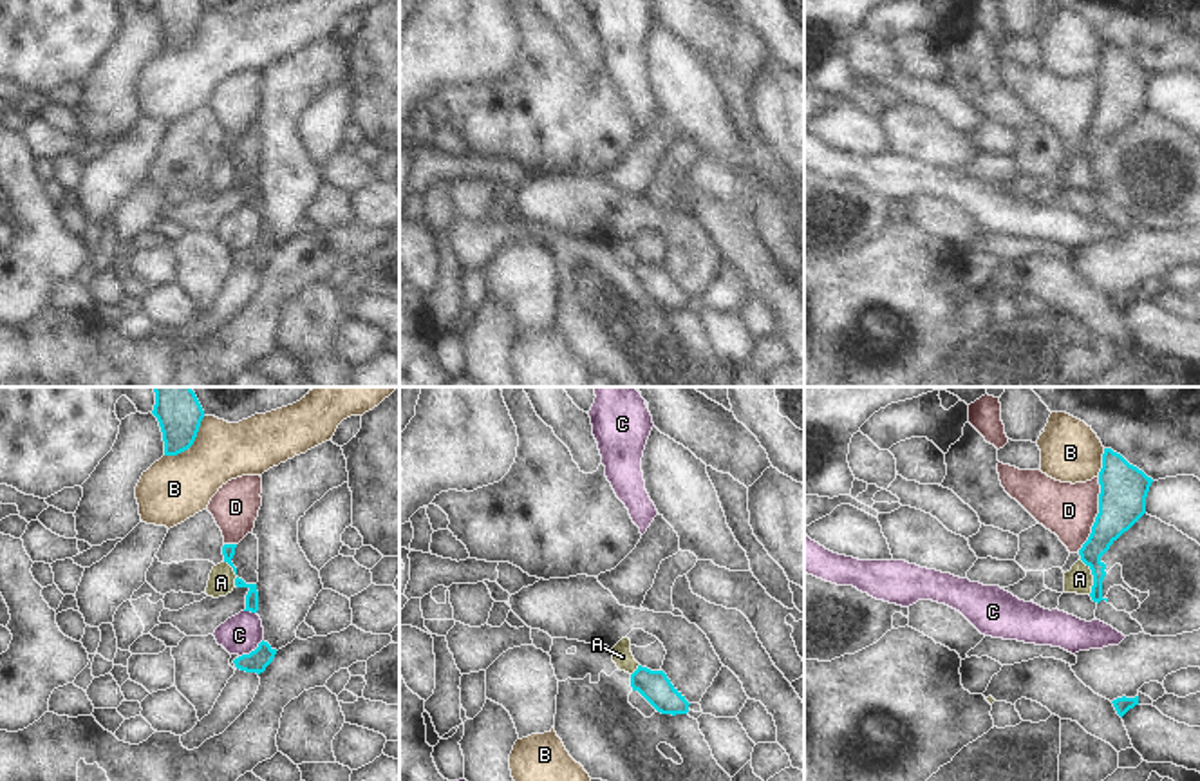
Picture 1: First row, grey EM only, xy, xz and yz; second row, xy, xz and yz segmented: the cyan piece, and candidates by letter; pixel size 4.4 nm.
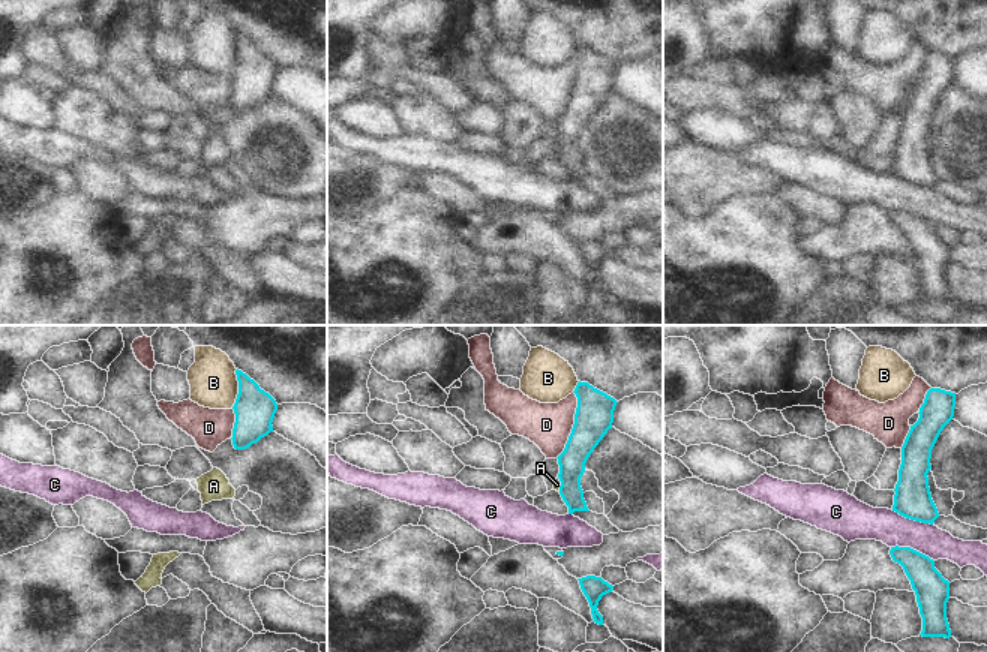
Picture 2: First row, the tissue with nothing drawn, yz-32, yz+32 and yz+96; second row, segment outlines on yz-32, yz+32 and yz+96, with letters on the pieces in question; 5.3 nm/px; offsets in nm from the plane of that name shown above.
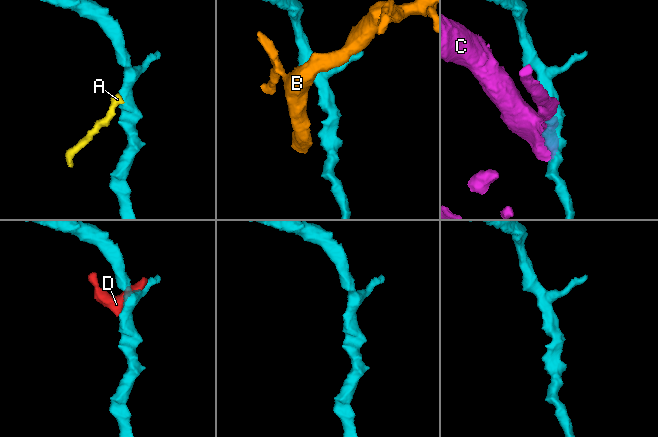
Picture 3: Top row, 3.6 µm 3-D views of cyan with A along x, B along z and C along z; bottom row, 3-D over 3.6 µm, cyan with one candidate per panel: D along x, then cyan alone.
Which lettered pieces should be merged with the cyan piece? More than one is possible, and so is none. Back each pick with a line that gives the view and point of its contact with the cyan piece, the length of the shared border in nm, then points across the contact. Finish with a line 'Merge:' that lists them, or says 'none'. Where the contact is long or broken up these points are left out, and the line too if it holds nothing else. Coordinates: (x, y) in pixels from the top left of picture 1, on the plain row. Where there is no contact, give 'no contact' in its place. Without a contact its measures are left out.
Merge: none

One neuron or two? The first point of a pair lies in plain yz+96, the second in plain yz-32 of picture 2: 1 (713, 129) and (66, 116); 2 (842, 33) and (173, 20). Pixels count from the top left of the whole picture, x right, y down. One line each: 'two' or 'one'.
1: two
2: one

